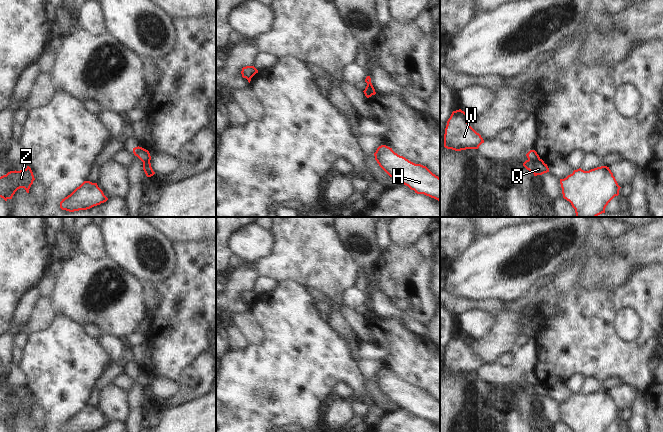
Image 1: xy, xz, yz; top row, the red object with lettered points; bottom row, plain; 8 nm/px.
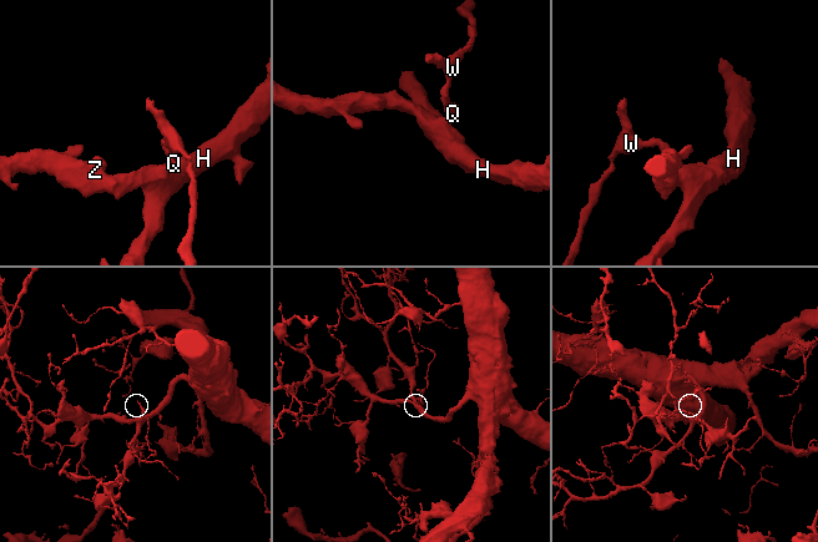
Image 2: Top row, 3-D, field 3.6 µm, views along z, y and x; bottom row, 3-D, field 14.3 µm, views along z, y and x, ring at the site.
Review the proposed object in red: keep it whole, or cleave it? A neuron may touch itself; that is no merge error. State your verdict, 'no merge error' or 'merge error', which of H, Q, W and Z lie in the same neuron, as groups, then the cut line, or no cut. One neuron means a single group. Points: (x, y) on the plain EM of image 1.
merge error | H Q Z / W | yz (528, 382), (531, 384), (539, 383)

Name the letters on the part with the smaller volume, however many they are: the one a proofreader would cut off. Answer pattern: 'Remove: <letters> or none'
Remove: W

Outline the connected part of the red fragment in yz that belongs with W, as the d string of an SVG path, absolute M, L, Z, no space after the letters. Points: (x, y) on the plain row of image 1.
M461 333L453 335L447 345L444 371L455 375L478 373L483 362L468 347L467 338Z

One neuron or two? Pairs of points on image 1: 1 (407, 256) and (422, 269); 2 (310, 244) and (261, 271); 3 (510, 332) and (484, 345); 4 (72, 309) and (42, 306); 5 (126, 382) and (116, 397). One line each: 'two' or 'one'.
1: one
2: one
3: one
4: two
5: two

